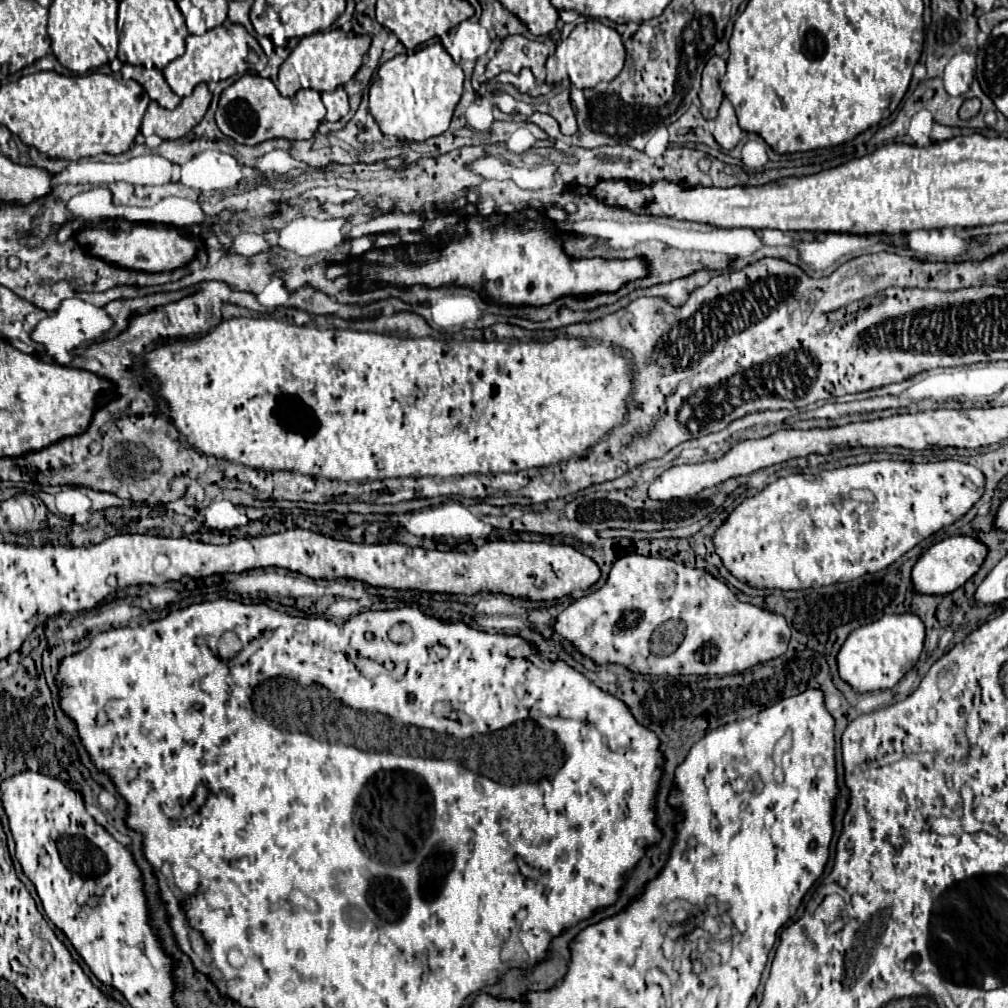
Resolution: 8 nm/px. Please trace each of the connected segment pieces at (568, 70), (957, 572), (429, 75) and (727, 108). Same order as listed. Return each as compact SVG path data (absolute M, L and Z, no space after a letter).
M587 20L583 24L577 24L573 32L556 47L555 53L547 59L545 81L554 85L568 78L577 88L593 88L601 80L611 82L621 72L623 62L625 62L625 48L623 48L623 42L617 30L597 20Z
M949 536L937 544L933 544L913 566L911 580L913 588L919 594L951 594L961 588L969 578L973 578L987 556L987 546L971 536Z
M441 44L387 60L369 88L369 112L385 136L423 142L449 128L453 110L464 92L465 75Z
M723 100L719 114L715 118L715 130L713 130L713 138L717 140L717 144L723 150L731 150L738 145L739 140L744 136L744 132L737 124L737 116L735 110L731 106L729 100Z

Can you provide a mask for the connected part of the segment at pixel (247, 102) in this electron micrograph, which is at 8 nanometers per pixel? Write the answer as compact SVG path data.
M245 74L229 88L223 90L219 98L219 108L215 112L215 122L219 130L233 138L237 144L255 146L269 138L287 140L309 140L321 120L325 118L325 106L317 90L299 90L293 98L283 98L271 80L257 74Z

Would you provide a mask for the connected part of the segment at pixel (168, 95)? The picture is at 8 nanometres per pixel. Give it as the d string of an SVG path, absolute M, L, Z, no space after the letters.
M125 64L118 73L124 82L135 80L147 92L151 101L156 101L160 106L173 110L181 98L169 88L163 73L157 68L144 68Z

